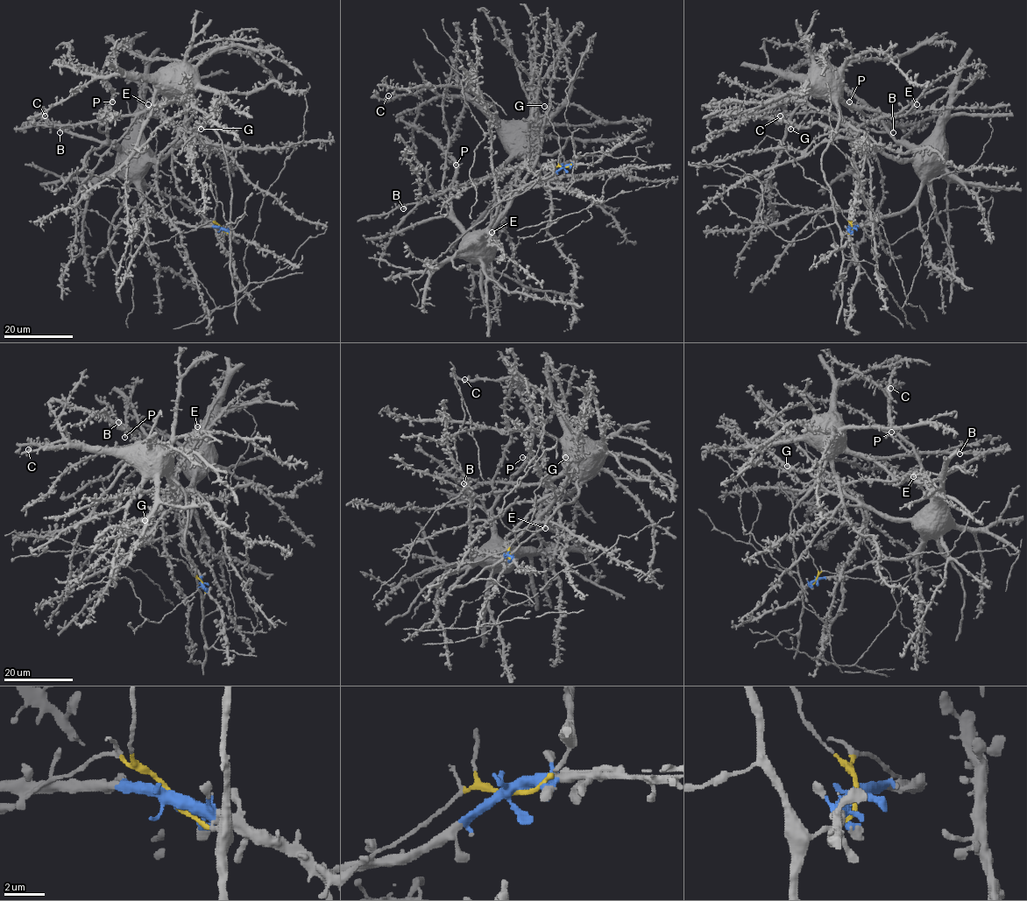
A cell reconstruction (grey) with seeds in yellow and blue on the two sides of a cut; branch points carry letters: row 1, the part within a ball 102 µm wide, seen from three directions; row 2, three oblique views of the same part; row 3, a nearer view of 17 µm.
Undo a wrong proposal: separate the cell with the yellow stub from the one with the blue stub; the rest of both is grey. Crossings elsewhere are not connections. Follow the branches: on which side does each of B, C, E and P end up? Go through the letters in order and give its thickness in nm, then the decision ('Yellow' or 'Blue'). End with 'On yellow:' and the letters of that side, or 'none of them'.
B: Thickness 500 nm. Yellow
C: Thickness 280 nm. Yellow
E: Thickness 260 nm. Yellow
P: Thickness 480 nm. Blue
On yellow: B, C, E

